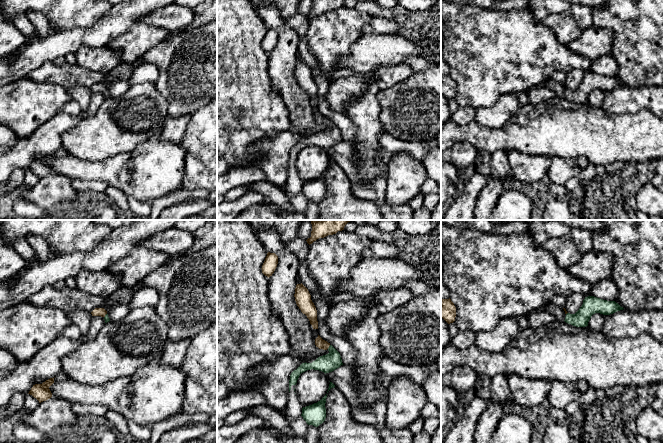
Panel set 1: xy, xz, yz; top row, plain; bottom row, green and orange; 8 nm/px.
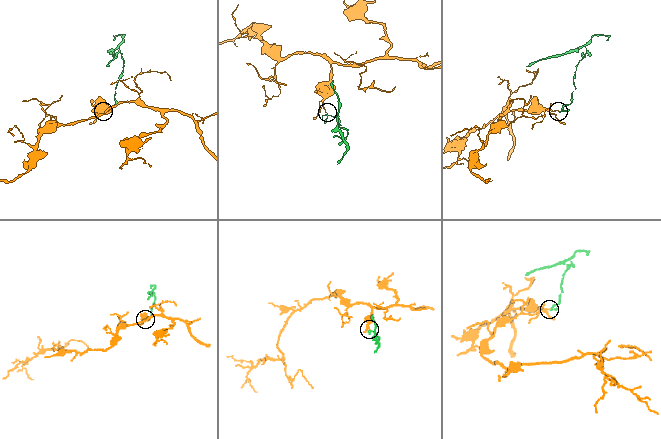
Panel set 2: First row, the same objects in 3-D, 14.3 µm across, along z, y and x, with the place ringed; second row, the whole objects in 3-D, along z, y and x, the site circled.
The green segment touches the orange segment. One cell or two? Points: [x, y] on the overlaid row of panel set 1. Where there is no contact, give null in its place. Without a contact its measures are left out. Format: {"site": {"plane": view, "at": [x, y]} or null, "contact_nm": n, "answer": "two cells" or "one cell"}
{"site": {"plane": "xz", "at": [329, 347]}, "contact_nm": 40, "answer": "one cell"}

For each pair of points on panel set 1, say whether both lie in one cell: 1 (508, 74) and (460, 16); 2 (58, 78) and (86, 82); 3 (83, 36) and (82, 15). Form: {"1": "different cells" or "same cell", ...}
{"1": "same cell", "2": "same cell", "3": "different cells"}

